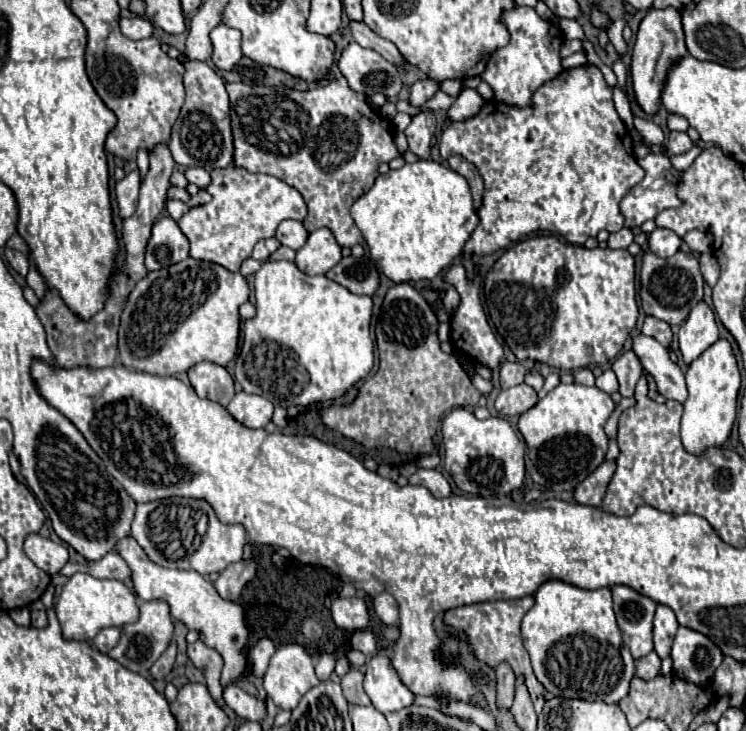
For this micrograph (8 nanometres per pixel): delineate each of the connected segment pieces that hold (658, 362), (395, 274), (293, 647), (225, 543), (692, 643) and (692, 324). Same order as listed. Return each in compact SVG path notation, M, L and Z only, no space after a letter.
M637 334L633 338L633 352L641 360L641 366L655 378L659 394L663 394L669 400L685 402L687 398L685 374L675 362L671 362L669 350L665 346L661 346L651 336Z
M417 160L413 164L405 164L399 170L381 174L375 184L353 202L351 216L365 238L371 260L375 260L383 274L393 282L417 282L435 278L461 254L465 242L479 224L467 180L435 160Z
M285 644L281 646L267 668L263 678L263 688L267 696L275 702L277 708L293 710L303 694L319 684L313 660L307 650L299 644Z
M169 498L137 504L133 538L141 544L141 548L155 564L161 564L165 568L197 570L203 576L211 572L223 572L229 564L239 562L247 544L247 532L243 526L223 524L205 500L187 498Z
M679 628L671 648L673 674L685 682L707 686L713 672L723 662L721 650L703 634L691 628Z
M699 302L679 330L679 350L683 354L683 362L691 364L717 340L719 330L715 322L715 312L705 302Z

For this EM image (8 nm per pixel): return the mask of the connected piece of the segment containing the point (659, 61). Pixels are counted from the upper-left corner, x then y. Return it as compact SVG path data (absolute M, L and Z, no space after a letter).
M651 8L639 24L635 48L633 48L633 62L631 62L631 78L635 100L647 114L655 114L661 106L661 88L665 84L669 66L687 54L683 28L681 28L681 12L677 8Z

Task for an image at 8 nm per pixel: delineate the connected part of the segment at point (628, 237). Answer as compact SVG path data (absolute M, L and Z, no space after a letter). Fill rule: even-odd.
M621 228L619 232L613 232L607 242L609 242L609 248L613 248L613 250L627 248L633 242L633 232L629 228Z

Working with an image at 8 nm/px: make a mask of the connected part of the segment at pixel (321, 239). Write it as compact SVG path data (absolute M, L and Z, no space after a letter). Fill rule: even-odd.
M319 228L309 234L303 248L297 250L295 264L301 272L315 276L315 274L327 274L329 268L333 268L341 260L341 248L335 242L331 230Z

